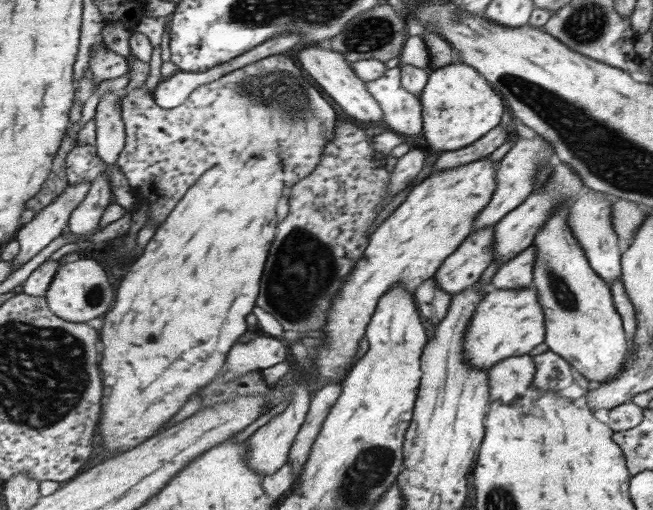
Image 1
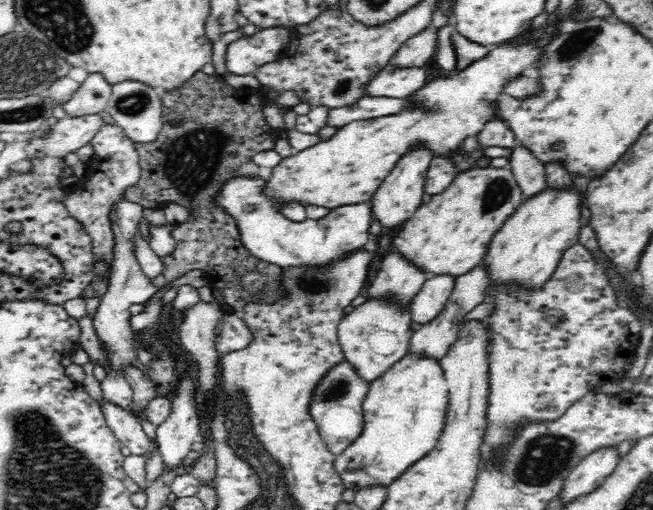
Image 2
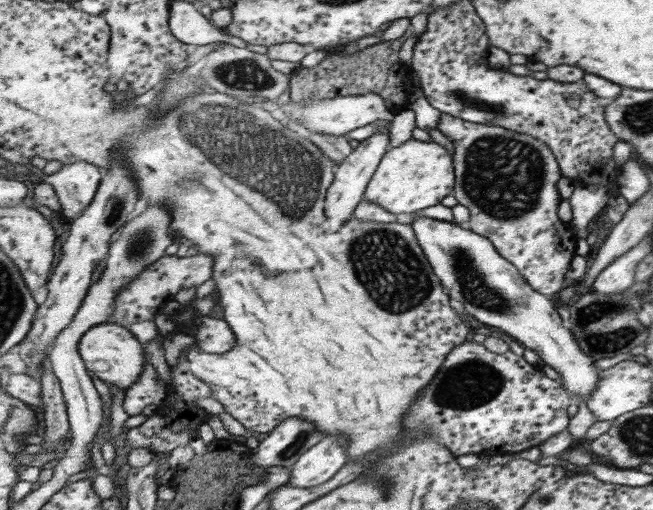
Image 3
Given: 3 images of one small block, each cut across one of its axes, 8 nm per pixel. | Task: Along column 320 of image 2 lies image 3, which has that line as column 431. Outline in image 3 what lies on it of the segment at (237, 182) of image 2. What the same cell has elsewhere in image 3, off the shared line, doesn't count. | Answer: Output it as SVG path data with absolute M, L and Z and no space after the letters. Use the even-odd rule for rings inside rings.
M419 215L412 227L435 274L443 280L449 294L461 302L458 307L483 325L504 331L521 346L534 350L545 364L561 373L569 393L575 393L579 395L579 401L587 402L597 388L600 370L582 349L574 332L566 326L559 308L553 304L553 297L537 292L520 270L495 249L493 241L467 226Z

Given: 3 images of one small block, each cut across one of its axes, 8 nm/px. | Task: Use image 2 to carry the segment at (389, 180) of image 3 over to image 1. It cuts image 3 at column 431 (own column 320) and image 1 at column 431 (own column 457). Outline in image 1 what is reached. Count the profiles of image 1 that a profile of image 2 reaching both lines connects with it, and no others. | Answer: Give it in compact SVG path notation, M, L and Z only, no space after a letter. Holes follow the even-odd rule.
M453 62L443 68L432 71L425 90L419 94L424 107L424 137L423 143L428 149L437 152L457 151L471 144L477 143L488 132L501 125L501 118L505 116L507 104L498 92L493 90L490 81L476 68L463 62Z

